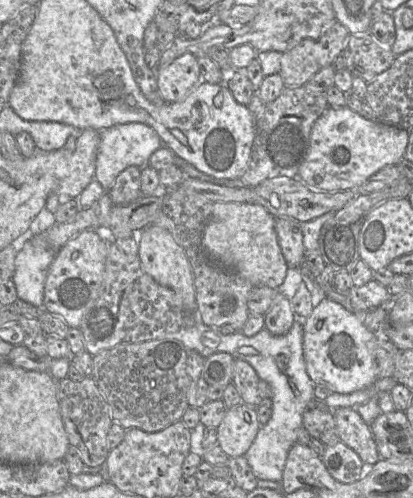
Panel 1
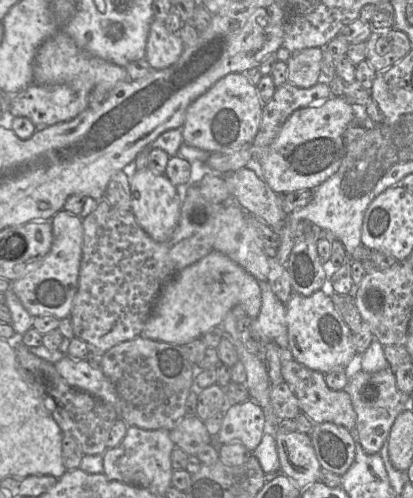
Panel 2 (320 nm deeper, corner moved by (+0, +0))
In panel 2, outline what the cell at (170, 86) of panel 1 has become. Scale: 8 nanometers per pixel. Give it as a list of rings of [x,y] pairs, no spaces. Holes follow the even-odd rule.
[[[153,19],[148,34],[145,58],[153,69],[164,69],[174,64],[185,46],[178,33],[173,33],[164,21]]]

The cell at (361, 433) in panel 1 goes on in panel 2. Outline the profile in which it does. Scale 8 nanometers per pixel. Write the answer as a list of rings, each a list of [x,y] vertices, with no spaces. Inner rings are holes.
[[[291,356],[283,360],[281,373],[284,382],[288,383],[297,397],[301,411],[314,423],[334,423],[348,429],[356,429],[356,412],[349,393],[346,390],[332,390],[325,382],[325,374],[314,371],[298,363]]]

